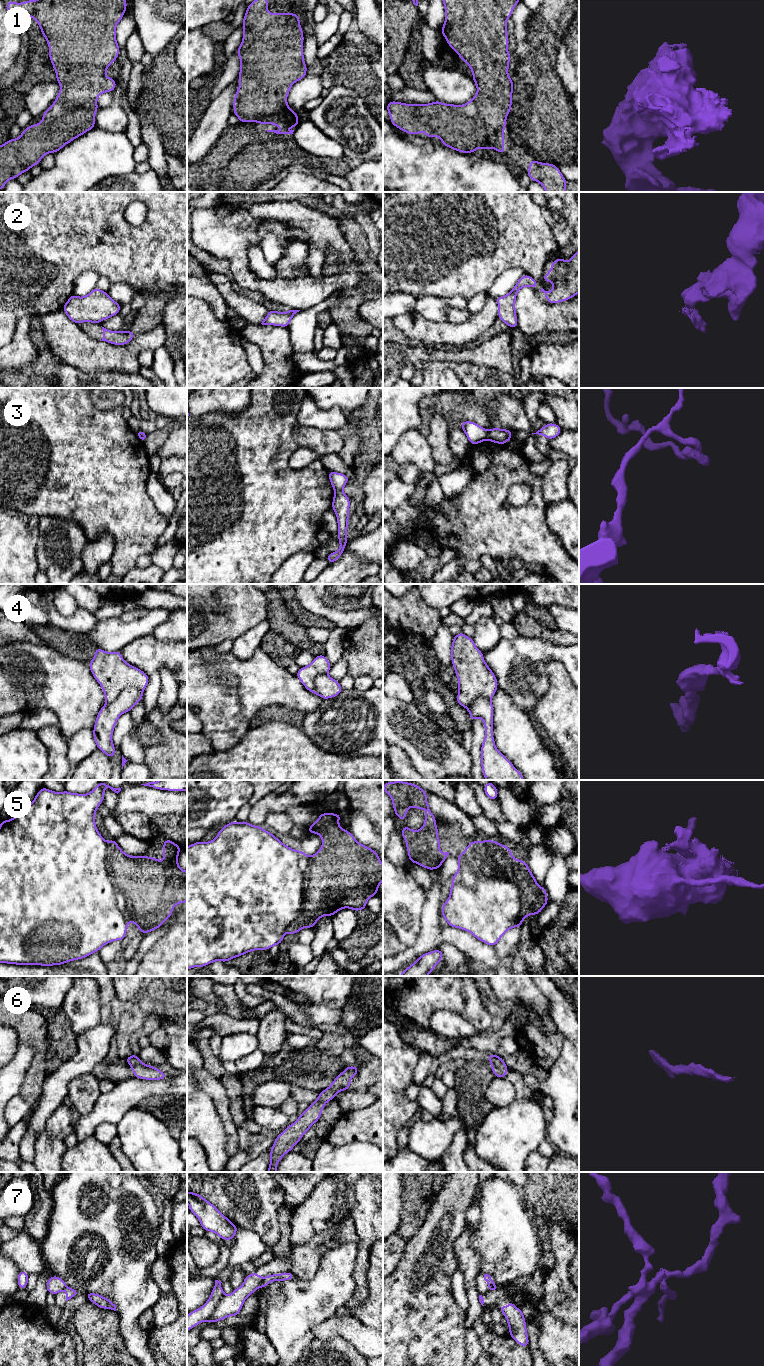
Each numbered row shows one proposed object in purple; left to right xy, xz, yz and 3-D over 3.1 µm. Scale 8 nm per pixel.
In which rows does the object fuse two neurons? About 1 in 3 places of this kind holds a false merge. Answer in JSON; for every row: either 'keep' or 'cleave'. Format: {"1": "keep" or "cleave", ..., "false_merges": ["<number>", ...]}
{"1": "keep", "2": "cleave", "3": "cleave", "4": "cleave", "5": "cleave", "6": "keep", "7": "cleave", "false_merges": ["2", "3", "4", "5", "7"]}

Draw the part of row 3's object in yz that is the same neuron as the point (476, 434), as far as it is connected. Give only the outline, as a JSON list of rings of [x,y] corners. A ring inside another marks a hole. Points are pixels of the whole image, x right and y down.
[[[462,421],[461,428],[467,436],[471,445],[482,443],[486,440],[488,430],[472,421]]]

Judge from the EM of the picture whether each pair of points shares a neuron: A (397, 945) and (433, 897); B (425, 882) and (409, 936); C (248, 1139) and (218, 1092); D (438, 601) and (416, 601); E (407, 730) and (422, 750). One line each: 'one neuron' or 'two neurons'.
A: two neurons
B: two neurons
C: two neurons
D: two neurons
E: one neuron

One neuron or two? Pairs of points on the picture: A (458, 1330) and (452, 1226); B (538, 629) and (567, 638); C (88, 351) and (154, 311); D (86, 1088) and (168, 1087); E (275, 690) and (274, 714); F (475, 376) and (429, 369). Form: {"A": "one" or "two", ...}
{"A": "one", "B": "one", "C": "two", "D": "two", "E": "two", "F": "one"}

